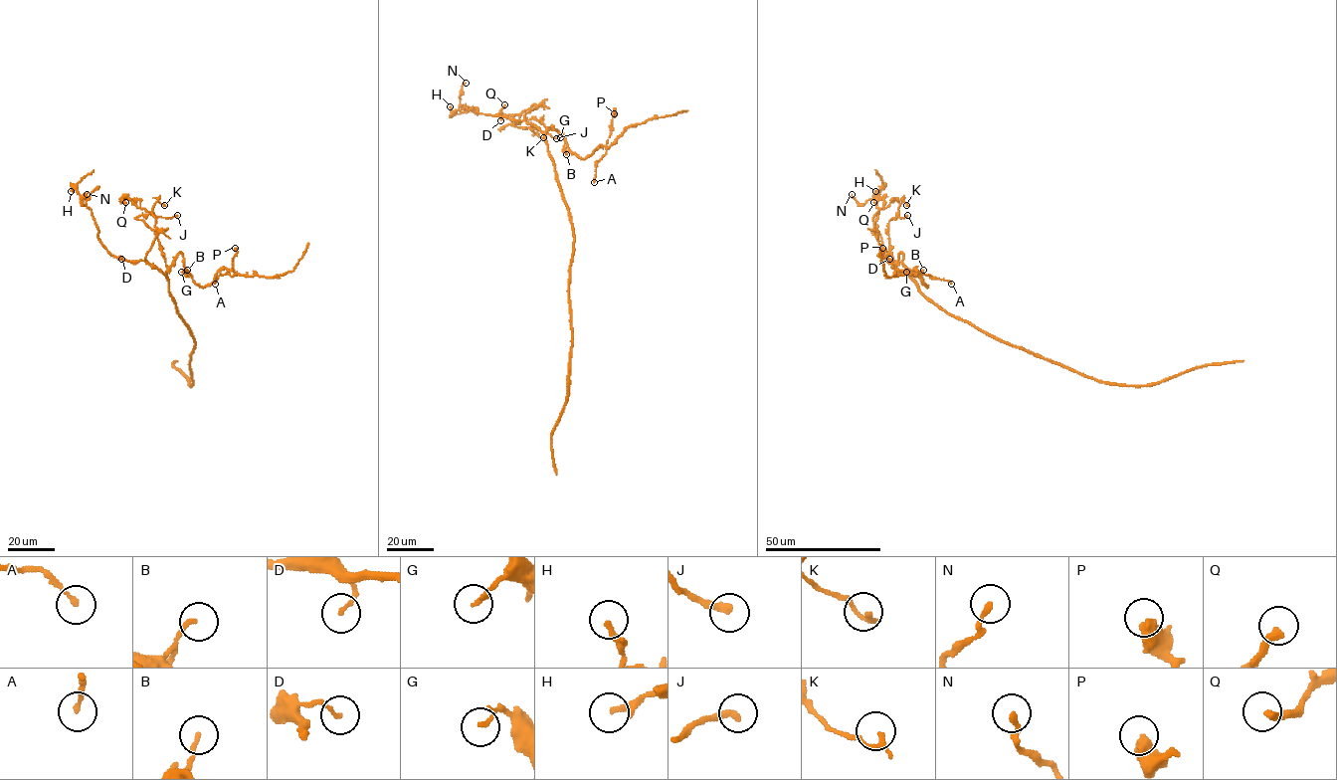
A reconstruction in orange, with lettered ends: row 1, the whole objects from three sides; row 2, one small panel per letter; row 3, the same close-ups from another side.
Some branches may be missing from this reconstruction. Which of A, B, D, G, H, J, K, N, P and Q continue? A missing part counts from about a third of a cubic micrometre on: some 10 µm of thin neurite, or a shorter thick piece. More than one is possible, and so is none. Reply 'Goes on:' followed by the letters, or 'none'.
Goes on: Q

